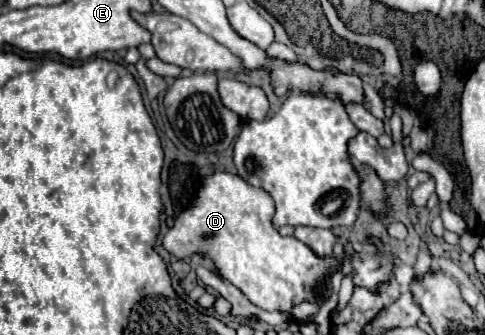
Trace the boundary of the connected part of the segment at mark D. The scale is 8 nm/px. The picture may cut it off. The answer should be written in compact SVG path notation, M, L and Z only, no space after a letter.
M214 171L204 179L192 207L176 217L174 227L164 235L162 245L176 259L186 259L192 253L208 255L228 283L236 285L254 305L266 311L288 313L288 309L306 301L330 301L332 285L328 279L336 271L344 277L352 275L354 287L366 287L372 289L372 293L380 293L380 287L392 279L394 257L386 253L378 237L368 237L368 243L376 247L376 253L344 253L342 263L338 263L334 255L316 257L316 253L296 237L282 237L272 227L272 215L274 201L266 191L248 185L238 175Z

